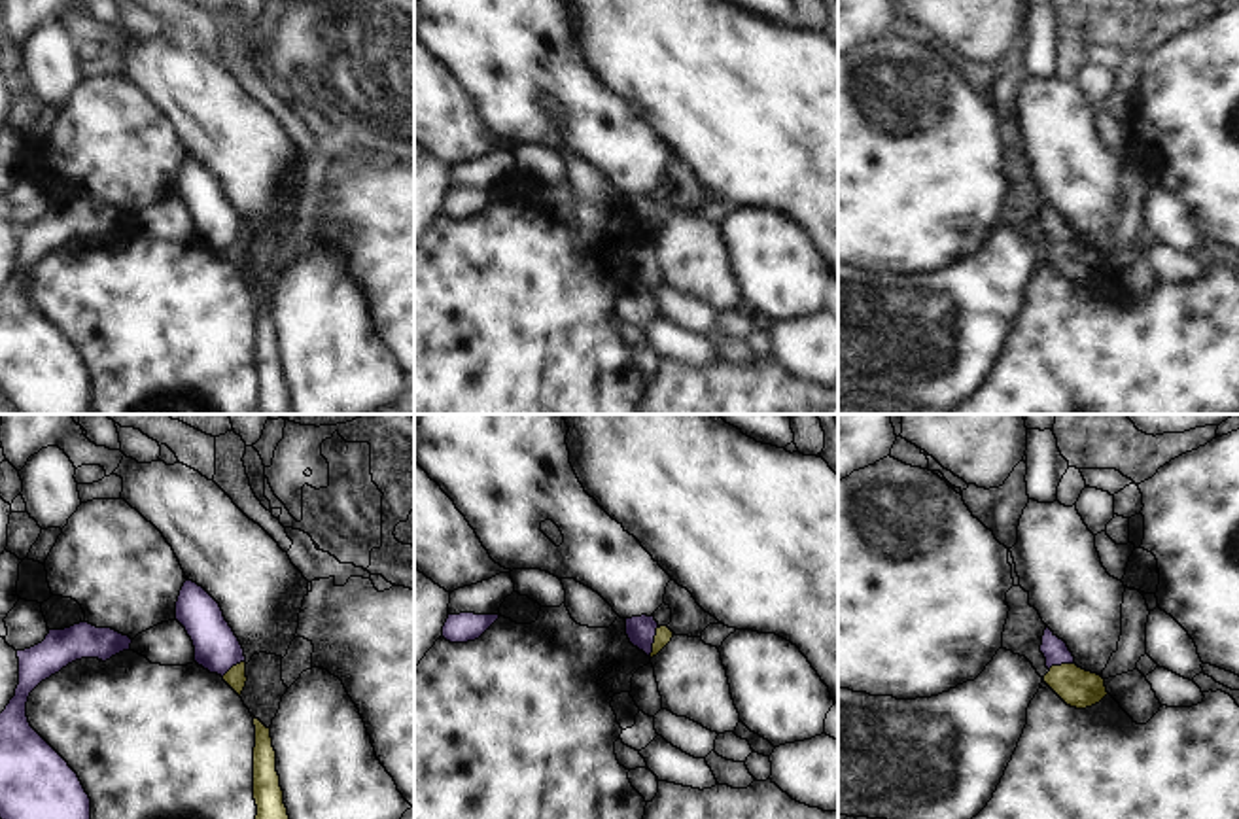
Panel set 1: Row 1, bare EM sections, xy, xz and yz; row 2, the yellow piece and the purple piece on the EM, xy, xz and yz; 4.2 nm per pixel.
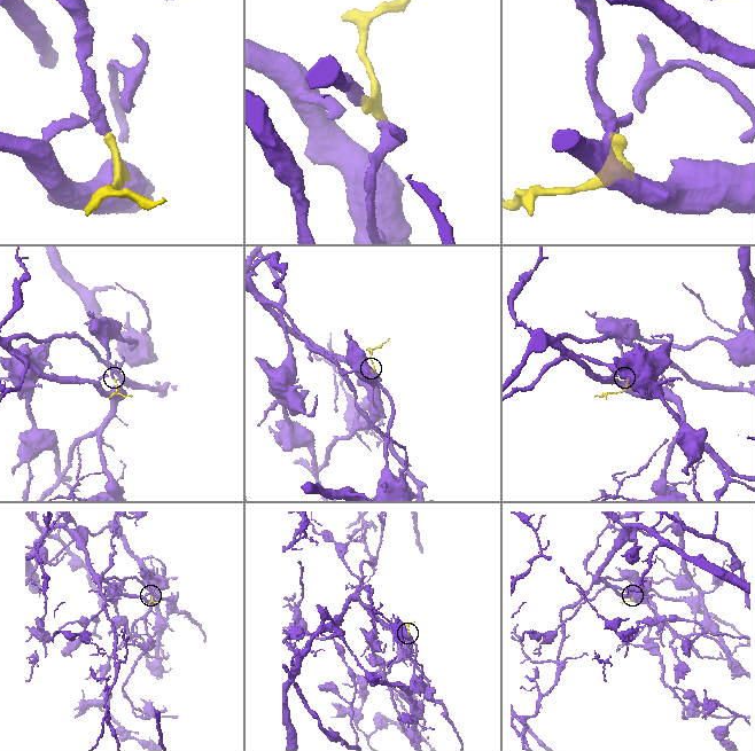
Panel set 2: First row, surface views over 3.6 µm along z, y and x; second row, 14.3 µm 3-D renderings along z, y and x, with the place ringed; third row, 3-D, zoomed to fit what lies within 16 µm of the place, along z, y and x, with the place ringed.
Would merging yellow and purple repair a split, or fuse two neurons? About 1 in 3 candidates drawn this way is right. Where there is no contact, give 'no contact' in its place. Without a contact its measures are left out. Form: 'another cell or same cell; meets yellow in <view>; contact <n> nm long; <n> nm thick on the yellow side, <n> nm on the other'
another cell; meets yellow in xz; contact 140 nm long; 70 nm thick on the yellow side, 120 nm on the other

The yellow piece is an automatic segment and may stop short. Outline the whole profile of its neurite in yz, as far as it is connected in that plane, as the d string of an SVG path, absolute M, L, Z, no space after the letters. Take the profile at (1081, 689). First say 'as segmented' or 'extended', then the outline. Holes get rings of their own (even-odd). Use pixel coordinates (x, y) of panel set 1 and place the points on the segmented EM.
as segmented; M1076 664L1052 666L1042 679L1067 706L1076 709L1091 707L1108 694L1101 675Z

